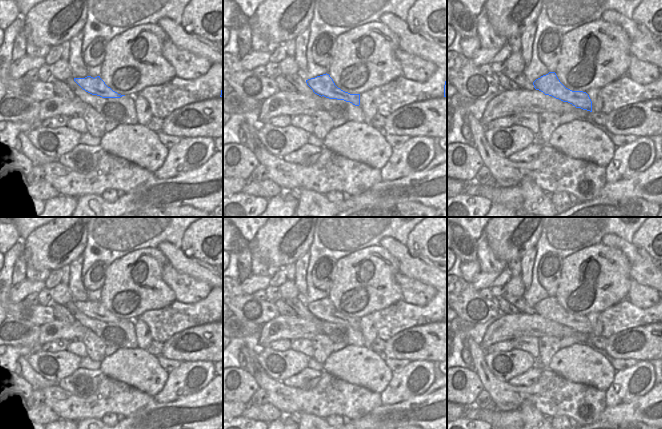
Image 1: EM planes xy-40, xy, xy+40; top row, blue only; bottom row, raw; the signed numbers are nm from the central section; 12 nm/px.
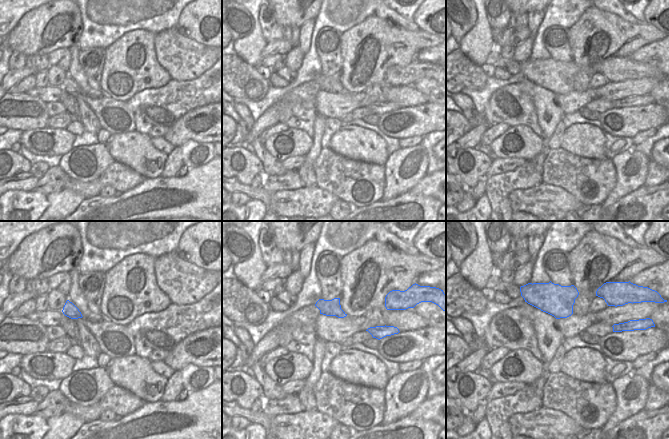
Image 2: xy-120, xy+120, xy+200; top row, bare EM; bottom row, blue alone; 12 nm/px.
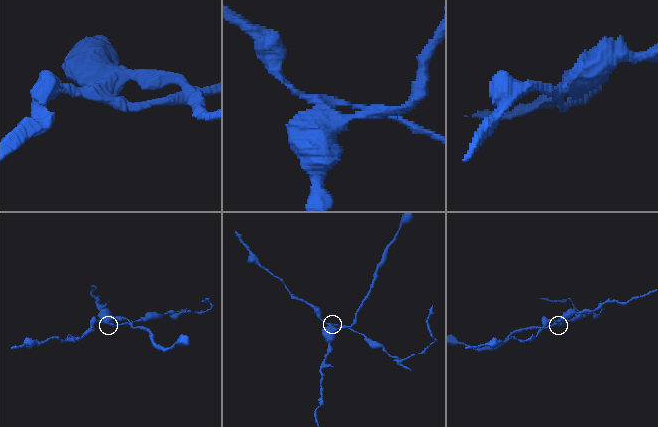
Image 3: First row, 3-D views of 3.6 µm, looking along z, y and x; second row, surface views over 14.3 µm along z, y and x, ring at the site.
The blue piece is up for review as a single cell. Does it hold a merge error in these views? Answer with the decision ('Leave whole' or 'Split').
Split.

